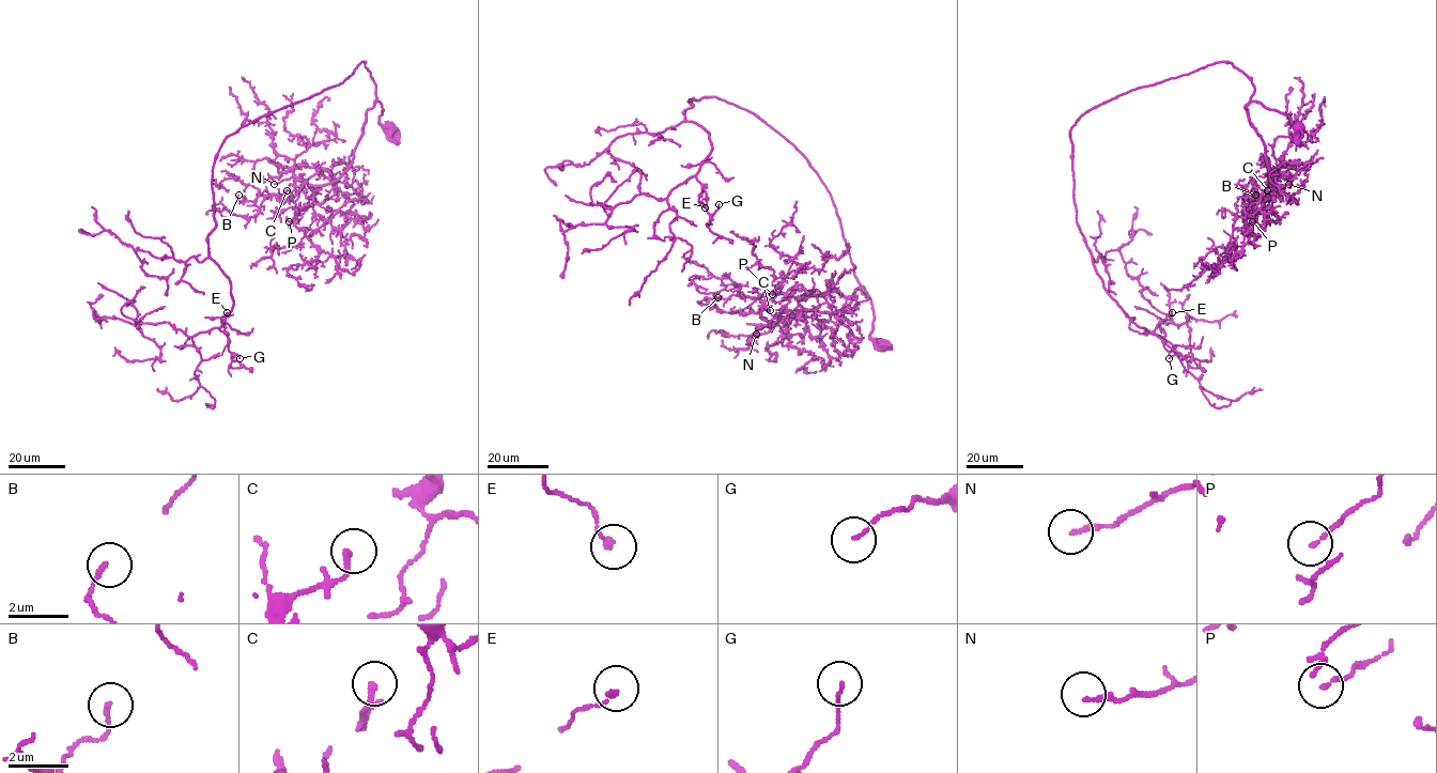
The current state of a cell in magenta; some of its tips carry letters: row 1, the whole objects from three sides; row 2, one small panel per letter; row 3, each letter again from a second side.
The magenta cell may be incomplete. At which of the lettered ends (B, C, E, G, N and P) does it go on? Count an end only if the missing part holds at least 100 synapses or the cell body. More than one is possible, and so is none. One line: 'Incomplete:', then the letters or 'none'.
Incomplete: none

